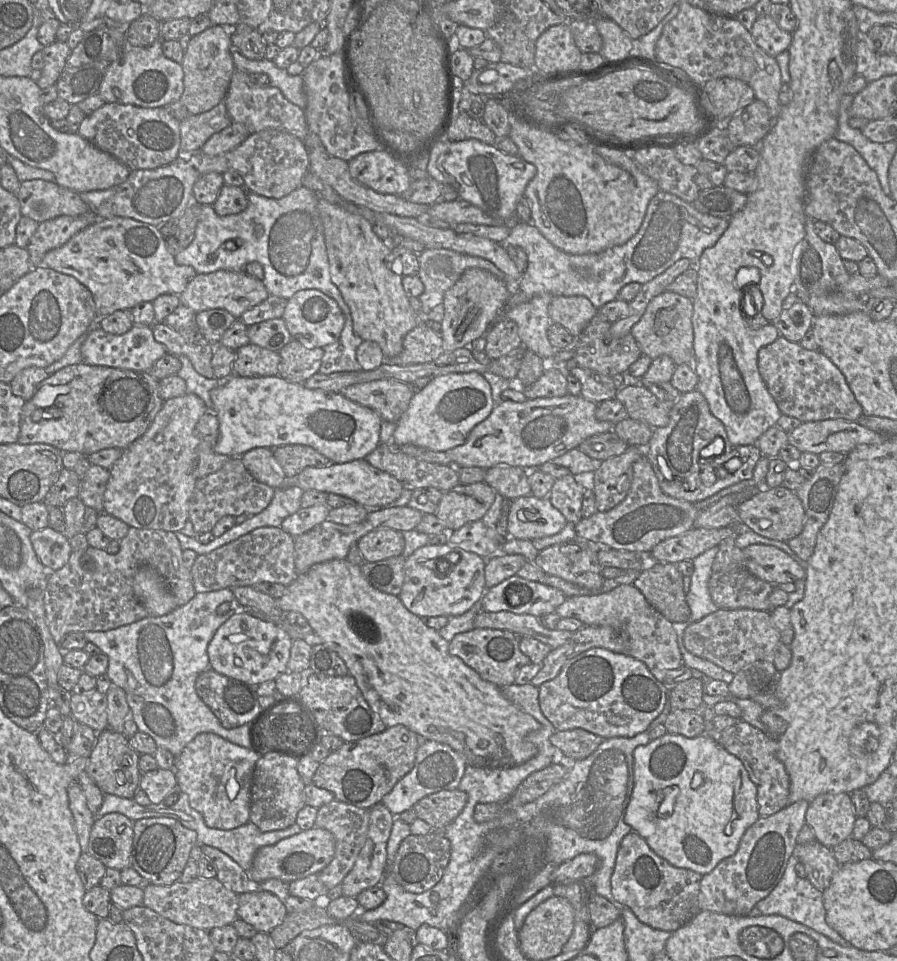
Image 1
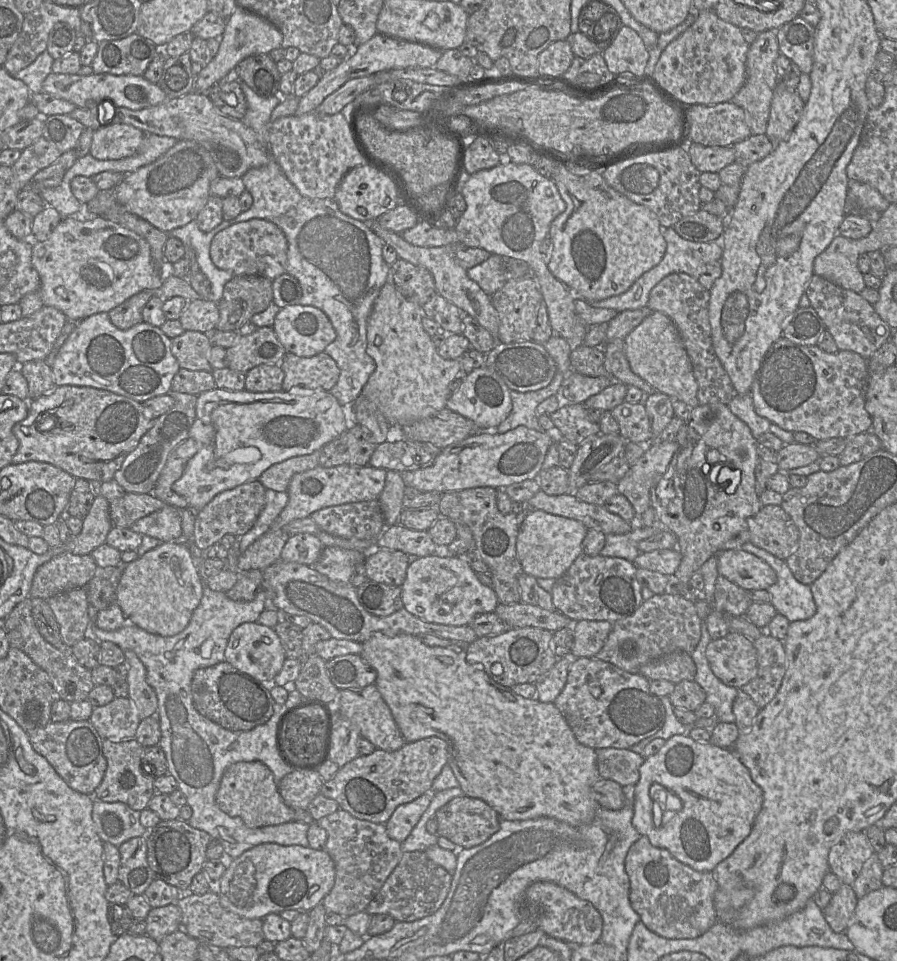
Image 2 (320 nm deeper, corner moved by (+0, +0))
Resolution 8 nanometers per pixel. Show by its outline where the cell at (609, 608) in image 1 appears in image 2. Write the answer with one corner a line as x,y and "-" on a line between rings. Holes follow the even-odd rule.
522,602
514,604
498,603
494,612
511,629
520,627
538,627
553,633
563,627
572,627
574,621
558,610
549,611
536,605

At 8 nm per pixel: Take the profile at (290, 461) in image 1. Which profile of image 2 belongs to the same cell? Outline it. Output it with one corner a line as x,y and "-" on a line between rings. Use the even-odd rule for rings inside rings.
351,421
344,433
320,449
319,466
366,466
376,447
371,431

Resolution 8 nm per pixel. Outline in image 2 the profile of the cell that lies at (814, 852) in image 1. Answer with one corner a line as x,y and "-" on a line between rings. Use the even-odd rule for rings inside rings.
842,883
839,890
832,894
823,915
834,932
845,933
853,919
857,901
852,886
848,884

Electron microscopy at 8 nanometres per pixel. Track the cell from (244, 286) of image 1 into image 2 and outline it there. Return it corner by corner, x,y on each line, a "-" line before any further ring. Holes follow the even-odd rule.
201,298
188,301
179,321
185,330
210,334
216,329
219,318
217,303

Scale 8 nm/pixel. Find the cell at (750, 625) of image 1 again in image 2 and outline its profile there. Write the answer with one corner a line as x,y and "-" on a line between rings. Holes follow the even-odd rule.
729,632
720,639
711,640
706,657
713,674
724,684
739,690
757,675
757,651
753,641
740,633

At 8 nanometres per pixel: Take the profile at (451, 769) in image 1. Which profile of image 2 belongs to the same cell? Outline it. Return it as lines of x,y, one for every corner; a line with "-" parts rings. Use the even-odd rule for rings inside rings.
431,790
412,802
399,805
385,824
388,836
399,843
404,842
428,808
434,795

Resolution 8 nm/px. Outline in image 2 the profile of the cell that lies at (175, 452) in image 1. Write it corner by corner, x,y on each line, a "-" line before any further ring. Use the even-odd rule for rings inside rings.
165,505
159,511
153,512
135,521
130,529
140,535
147,535
170,542
182,537
182,523
180,510

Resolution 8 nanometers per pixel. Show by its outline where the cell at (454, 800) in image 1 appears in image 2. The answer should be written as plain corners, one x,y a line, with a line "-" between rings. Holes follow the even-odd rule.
466,795
453,798
435,814
437,835
470,849
487,841
500,828
502,818
486,802

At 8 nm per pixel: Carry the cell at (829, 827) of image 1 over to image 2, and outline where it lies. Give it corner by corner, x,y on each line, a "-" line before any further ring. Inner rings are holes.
862,831
848,832
829,851
830,871
837,875
842,883
852,886
864,863
873,854
874,850

